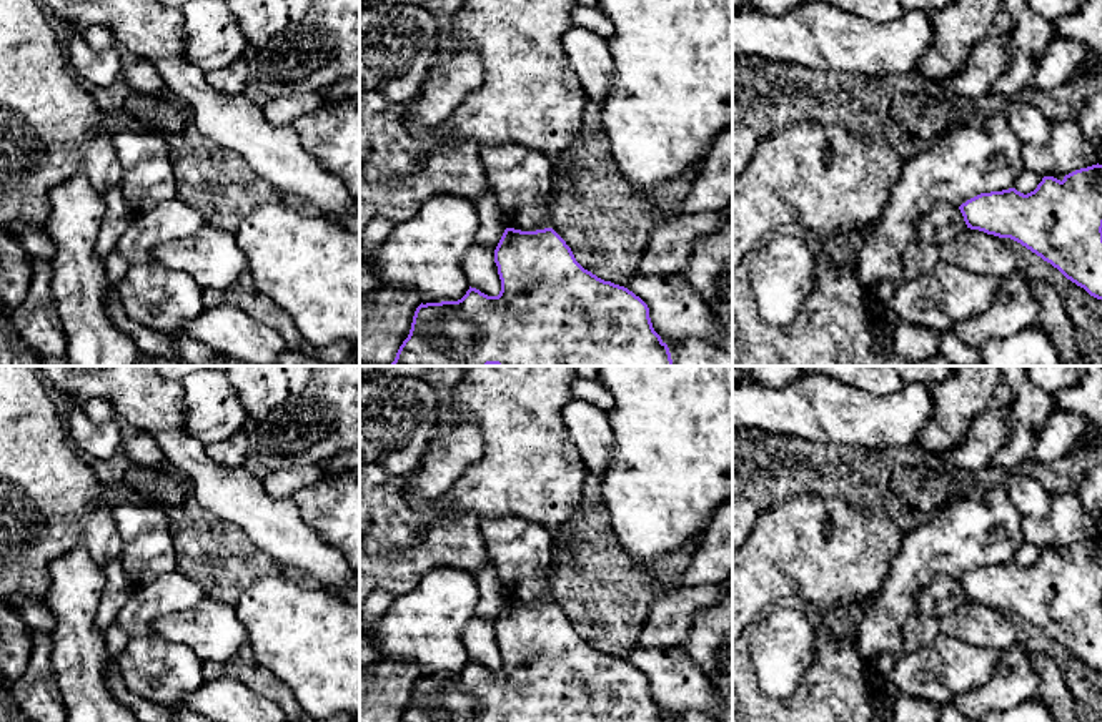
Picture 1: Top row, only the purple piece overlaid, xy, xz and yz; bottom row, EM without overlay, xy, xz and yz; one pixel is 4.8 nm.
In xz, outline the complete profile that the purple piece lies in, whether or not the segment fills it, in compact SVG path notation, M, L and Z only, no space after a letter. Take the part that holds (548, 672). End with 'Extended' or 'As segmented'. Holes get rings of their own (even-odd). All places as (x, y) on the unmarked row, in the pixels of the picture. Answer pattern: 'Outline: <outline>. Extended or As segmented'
Outline: M506 601L494 622L494 635L501 652L498 669L469 659L458 674L421 675L400 722L669 722L653 700L648 677L628 660L584 642L553 601Z. As segmented

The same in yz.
Outline: M1102 537L1075 542L1062 554L1044 549L1027 567L1015 561L980 566L959 582L967 601L1020 616L1090 669L1102 672Z. As segmented

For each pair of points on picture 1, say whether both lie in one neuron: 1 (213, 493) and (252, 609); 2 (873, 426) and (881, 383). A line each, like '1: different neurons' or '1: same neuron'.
1: different neurons
2: different neurons

